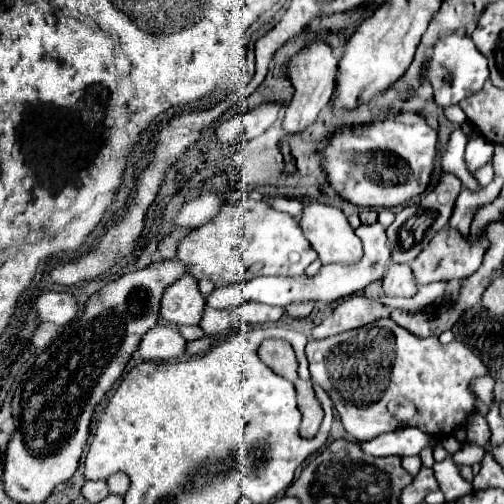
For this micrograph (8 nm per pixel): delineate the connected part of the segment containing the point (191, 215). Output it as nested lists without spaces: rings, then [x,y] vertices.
[[[205,194],[205,196],[195,198],[183,204],[183,208],[173,220],[173,230],[175,228],[189,228],[189,230],[199,228],[207,224],[209,220],[213,220],[221,206],[223,206],[223,194]]]

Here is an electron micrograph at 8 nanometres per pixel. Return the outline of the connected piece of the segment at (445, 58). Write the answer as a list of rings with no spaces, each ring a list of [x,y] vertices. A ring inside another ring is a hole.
[[[449,34],[449,36],[437,40],[425,78],[433,86],[433,98],[435,98],[437,106],[445,108],[451,104],[459,104],[465,96],[471,96],[473,92],[481,90],[481,84],[489,78],[487,58],[475,48],[471,38],[463,38],[459,34]]]

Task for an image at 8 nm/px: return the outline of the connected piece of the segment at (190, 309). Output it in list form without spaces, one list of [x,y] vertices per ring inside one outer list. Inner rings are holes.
[[[183,274],[165,288],[161,298],[161,316],[173,324],[199,324],[205,308],[205,298],[197,288],[197,280]]]

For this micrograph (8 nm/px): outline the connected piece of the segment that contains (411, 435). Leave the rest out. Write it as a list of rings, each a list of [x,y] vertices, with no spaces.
[[[397,428],[395,432],[387,432],[385,436],[379,436],[371,442],[361,444],[365,452],[371,456],[413,456],[419,454],[425,446],[435,448],[439,439],[417,430],[417,428]]]

